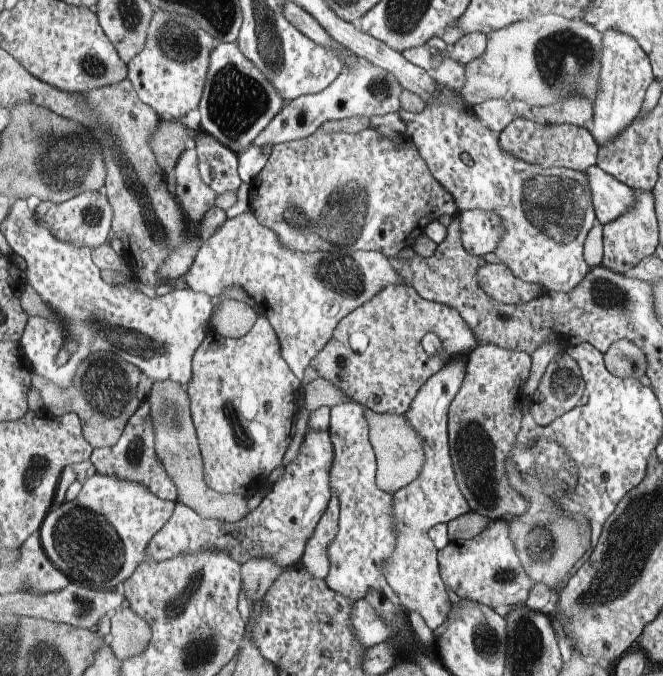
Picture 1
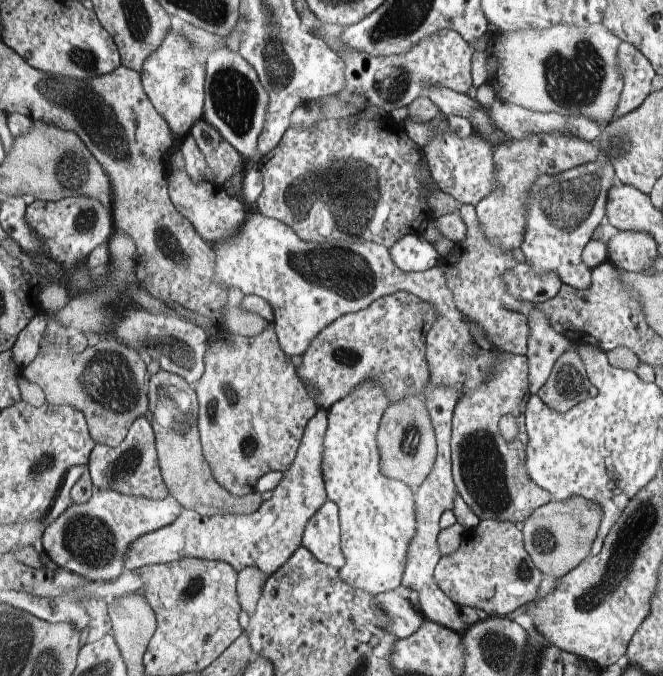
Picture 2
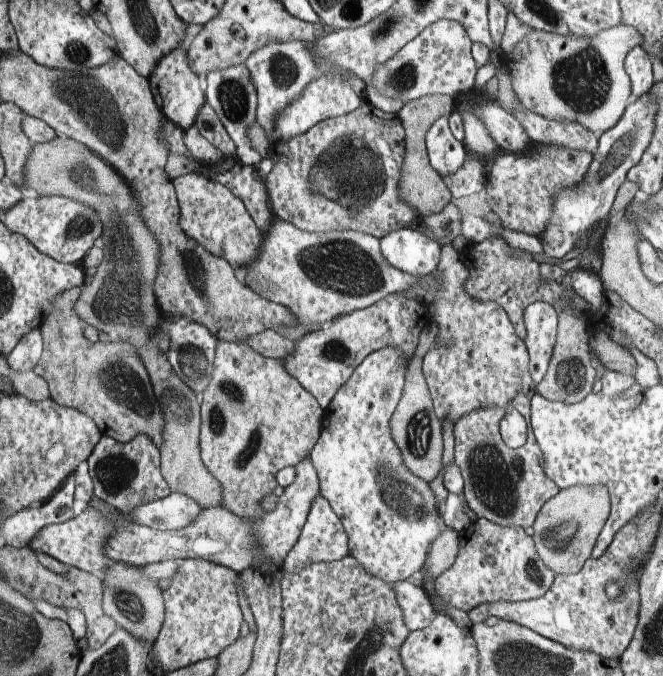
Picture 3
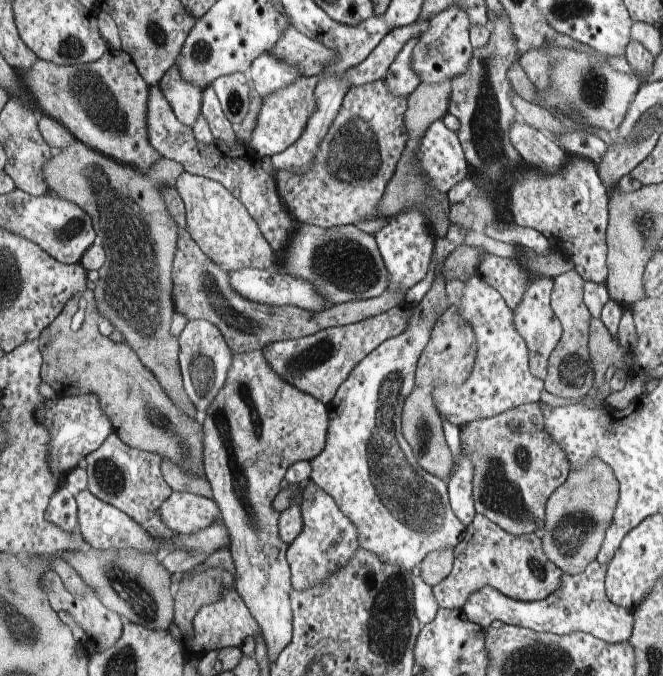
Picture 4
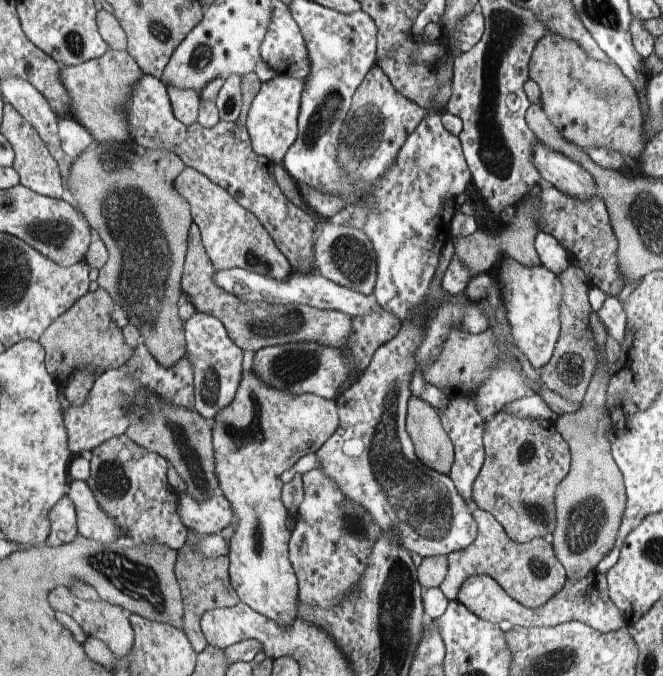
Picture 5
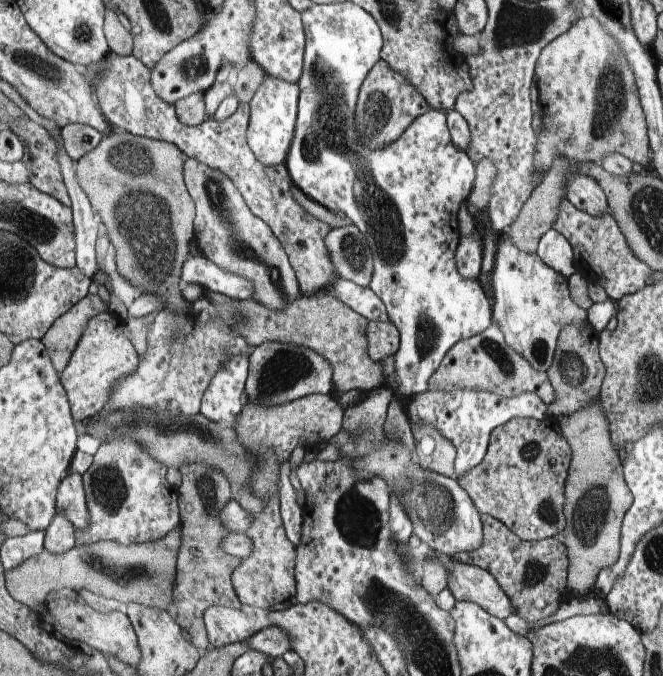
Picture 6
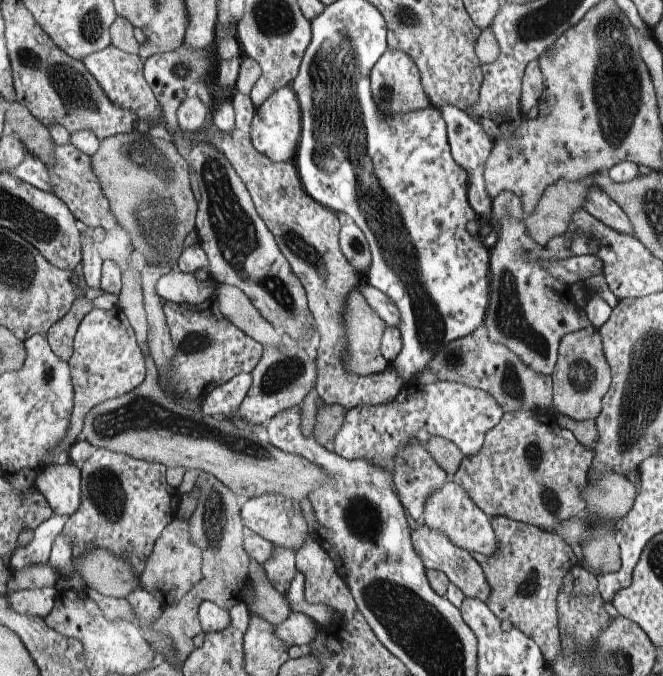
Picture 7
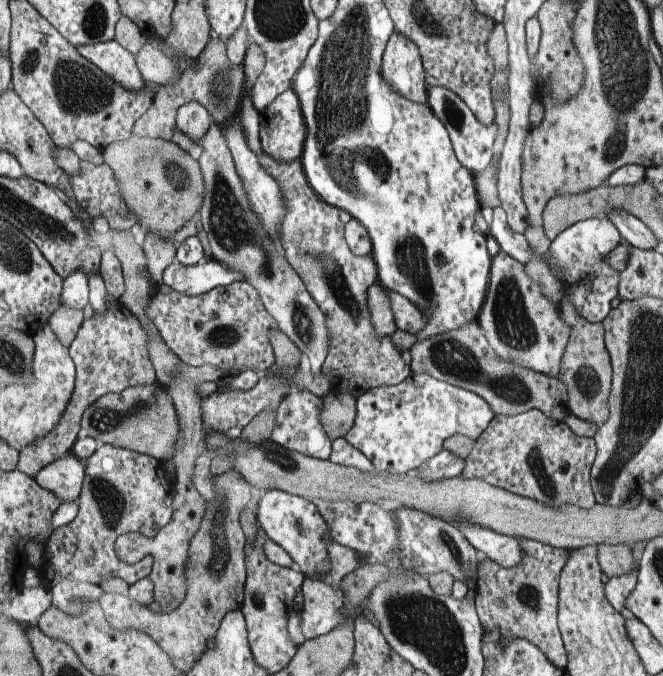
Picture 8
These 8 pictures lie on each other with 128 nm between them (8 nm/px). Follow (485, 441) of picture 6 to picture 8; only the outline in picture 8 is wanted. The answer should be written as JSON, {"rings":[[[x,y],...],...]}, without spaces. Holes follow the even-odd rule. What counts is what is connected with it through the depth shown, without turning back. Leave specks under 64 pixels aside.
{"rings":[[[412,373],[403,382],[396,385],[385,385],[375,389],[364,392],[356,402],[357,416],[353,428],[349,431],[349,434],[345,437],[345,440],[349,442],[353,447],[357,448],[372,464],[375,470],[385,473],[391,473],[394,475],[405,474],[419,470],[421,466],[425,466],[428,460],[431,460],[434,456],[437,456],[443,449],[445,441],[451,438],[453,435],[465,435],[477,440],[484,432],[492,425],[493,419],[496,417],[496,412],[493,407],[476,392],[443,382],[429,373],[415,374]]]}

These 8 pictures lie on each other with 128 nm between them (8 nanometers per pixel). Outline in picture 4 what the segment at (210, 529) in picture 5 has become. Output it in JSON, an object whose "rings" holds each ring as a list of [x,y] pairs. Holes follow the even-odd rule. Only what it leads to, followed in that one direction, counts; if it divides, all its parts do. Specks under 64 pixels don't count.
{"rings":[[[174,491],[162,506],[161,514],[166,525],[184,535],[205,530],[222,516],[214,498],[189,491]]]}

